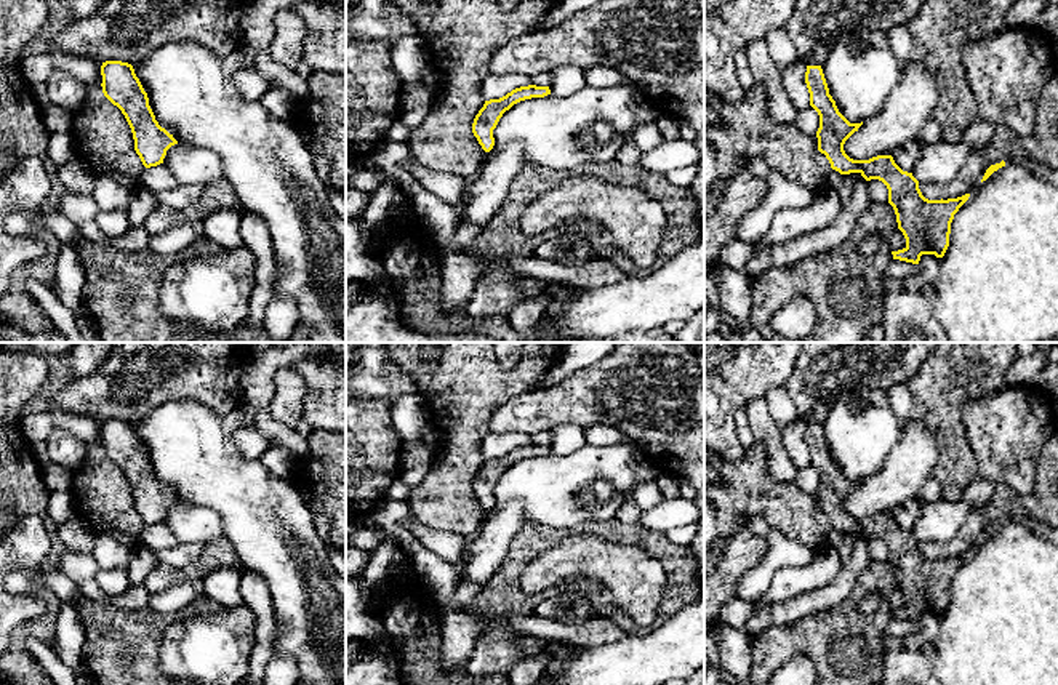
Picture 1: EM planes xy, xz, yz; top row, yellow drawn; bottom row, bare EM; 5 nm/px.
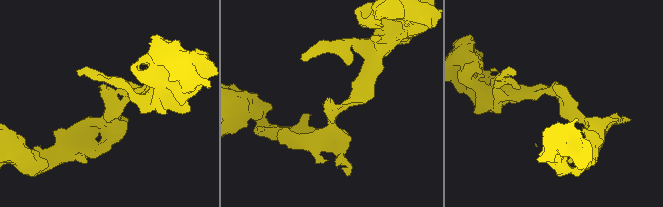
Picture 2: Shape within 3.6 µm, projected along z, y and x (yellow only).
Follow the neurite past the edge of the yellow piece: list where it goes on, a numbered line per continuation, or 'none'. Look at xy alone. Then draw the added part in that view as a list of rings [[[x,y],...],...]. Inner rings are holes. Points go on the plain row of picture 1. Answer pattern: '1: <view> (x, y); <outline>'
none

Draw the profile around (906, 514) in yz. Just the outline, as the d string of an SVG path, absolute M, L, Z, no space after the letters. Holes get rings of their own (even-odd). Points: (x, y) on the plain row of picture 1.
M912 498L895 507L892 515L903 530L911 531L916 522L920 519L920 504Z

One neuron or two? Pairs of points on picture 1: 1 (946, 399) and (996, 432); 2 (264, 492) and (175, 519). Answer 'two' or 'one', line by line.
1: two
2: two

